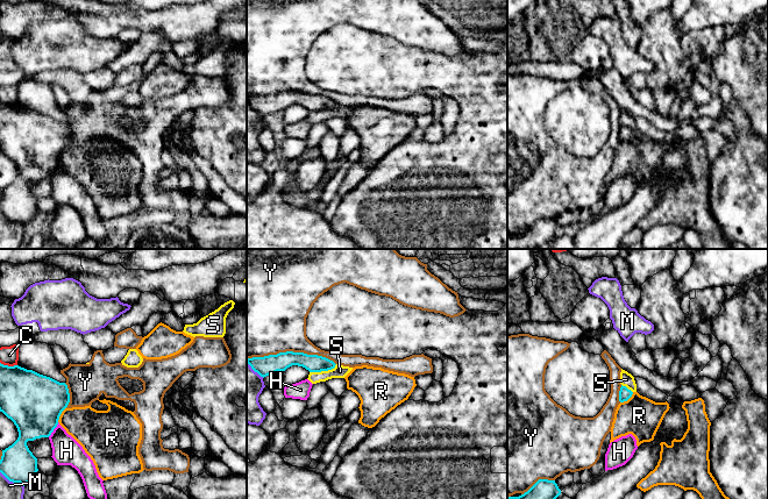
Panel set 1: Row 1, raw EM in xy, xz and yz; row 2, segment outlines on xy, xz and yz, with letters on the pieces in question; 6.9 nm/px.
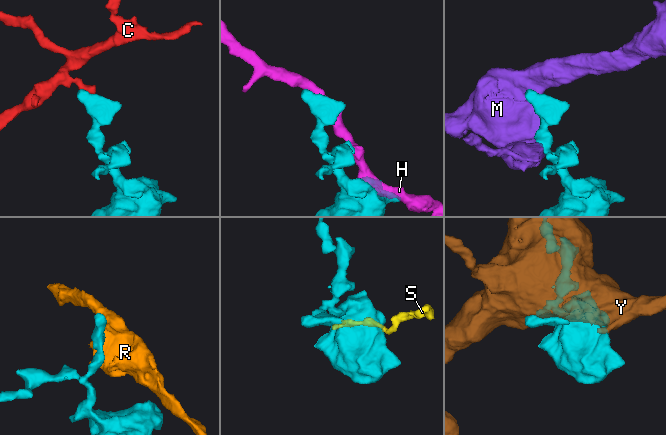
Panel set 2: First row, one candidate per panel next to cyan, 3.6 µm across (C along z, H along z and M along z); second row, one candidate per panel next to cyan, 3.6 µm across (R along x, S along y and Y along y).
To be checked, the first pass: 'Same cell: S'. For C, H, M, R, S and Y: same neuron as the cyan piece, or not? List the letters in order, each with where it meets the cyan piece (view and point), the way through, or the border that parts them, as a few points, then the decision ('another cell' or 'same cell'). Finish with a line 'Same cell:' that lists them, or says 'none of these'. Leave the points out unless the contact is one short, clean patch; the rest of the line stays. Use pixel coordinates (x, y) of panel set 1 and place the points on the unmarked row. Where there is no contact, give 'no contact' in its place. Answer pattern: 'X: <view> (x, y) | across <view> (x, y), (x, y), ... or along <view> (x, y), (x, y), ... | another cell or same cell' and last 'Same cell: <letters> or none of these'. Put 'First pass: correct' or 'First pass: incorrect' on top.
First pass: incorrect
C: xy (7, 105) | along xy (0, 101), (7, 105), (16, 105) | another cell
H: xy (54, 168) | another cell
M: xy (12, 220) | another cell
R: yz (627, 138) | along yz (633, 132), (626, 140), (620, 142) | another cell
S: xz (322, 109) | along xz (336, 104), (327, 109), (310, 112) | another cell
Y: xz (291, 91) | another cell
Same cell: none of these

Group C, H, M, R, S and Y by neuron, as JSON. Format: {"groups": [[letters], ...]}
{"groups": [["C"], ["H"], ["M"], ["R"], ["S"], ["Y"]]}

